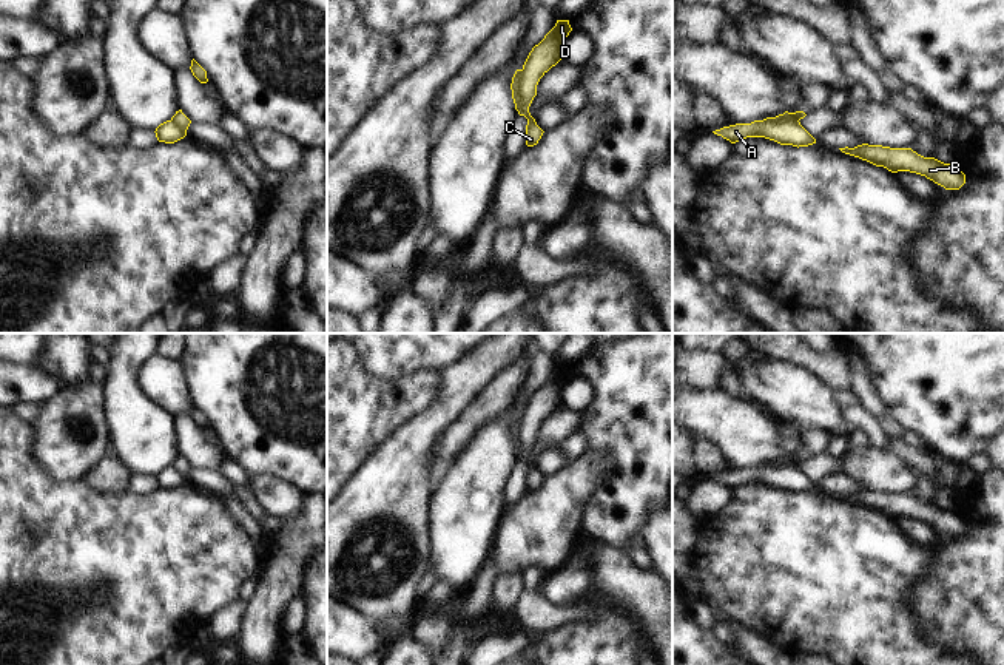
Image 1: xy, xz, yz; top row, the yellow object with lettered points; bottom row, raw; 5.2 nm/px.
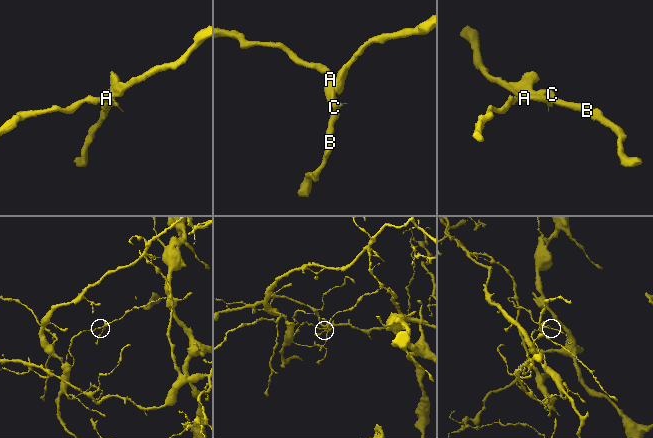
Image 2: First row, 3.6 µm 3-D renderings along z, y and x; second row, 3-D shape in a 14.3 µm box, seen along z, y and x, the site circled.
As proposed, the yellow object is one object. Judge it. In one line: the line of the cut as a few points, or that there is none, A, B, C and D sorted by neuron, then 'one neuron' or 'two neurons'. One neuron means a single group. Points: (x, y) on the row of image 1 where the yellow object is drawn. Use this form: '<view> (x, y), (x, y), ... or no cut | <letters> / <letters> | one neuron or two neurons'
xz (522, 70), (518, 113) | A / B C D | two neurons

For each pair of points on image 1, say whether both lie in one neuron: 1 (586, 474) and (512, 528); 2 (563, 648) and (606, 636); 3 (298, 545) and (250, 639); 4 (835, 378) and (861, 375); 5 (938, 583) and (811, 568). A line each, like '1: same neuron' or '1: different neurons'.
1: same neuron
2: same neuron
3: same neuron
4: different neurons
5: different neurons

